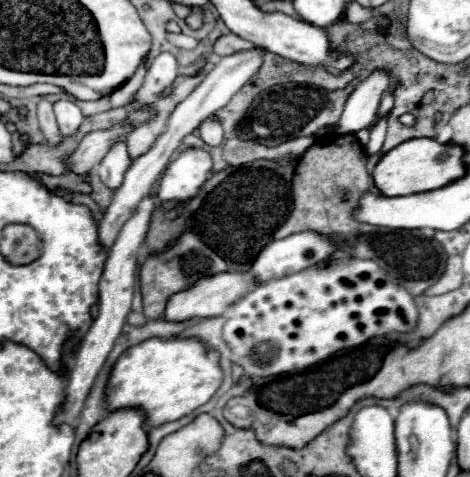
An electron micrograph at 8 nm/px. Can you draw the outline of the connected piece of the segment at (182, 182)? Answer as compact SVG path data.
M200 147L184 149L176 161L168 165L160 179L158 199L180 201L194 197L212 175L212 155Z

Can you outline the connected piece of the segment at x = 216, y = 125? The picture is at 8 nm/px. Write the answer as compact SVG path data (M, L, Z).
M212 115L212 117L208 117L208 119L204 119L202 123L200 123L200 137L204 139L204 143L206 145L220 145L222 143L222 135L224 135L224 131L222 131L222 125L220 125L220 121Z

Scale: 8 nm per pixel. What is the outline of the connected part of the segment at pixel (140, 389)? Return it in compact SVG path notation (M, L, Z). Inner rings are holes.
M146 339L126 349L110 371L104 395L106 409L124 409L124 405L140 405L148 413L146 427L158 427L178 421L204 405L220 387L222 369L218 353L208 351L198 339Z

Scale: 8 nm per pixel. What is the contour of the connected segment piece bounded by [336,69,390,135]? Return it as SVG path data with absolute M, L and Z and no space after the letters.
M376 69L366 79L362 79L344 105L342 117L336 125L336 133L352 135L362 129L370 129L378 119L380 99L388 85L390 73L384 69Z

